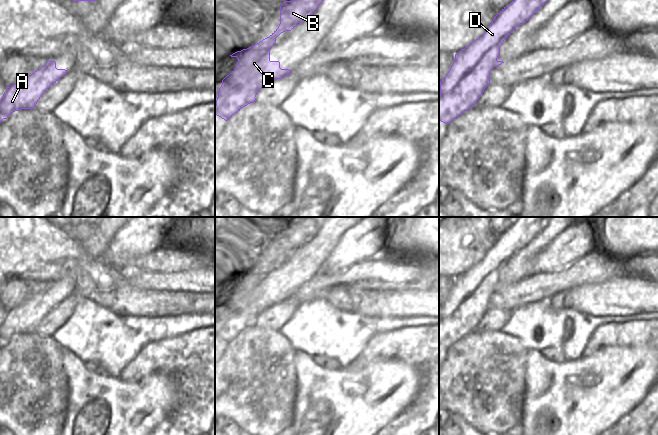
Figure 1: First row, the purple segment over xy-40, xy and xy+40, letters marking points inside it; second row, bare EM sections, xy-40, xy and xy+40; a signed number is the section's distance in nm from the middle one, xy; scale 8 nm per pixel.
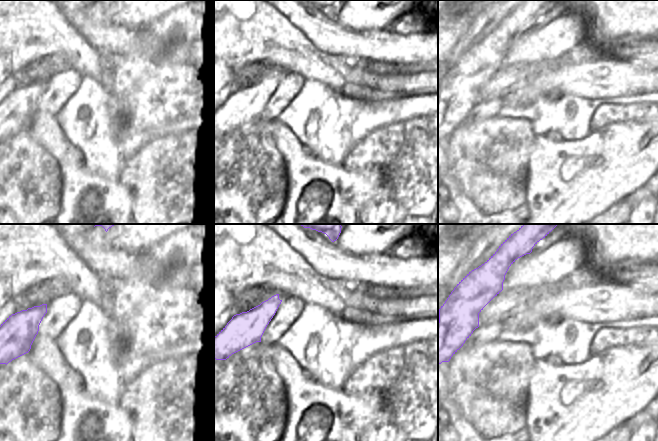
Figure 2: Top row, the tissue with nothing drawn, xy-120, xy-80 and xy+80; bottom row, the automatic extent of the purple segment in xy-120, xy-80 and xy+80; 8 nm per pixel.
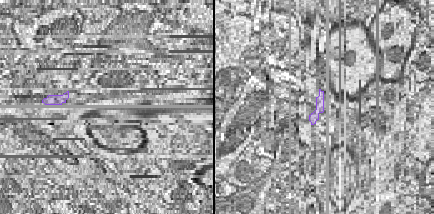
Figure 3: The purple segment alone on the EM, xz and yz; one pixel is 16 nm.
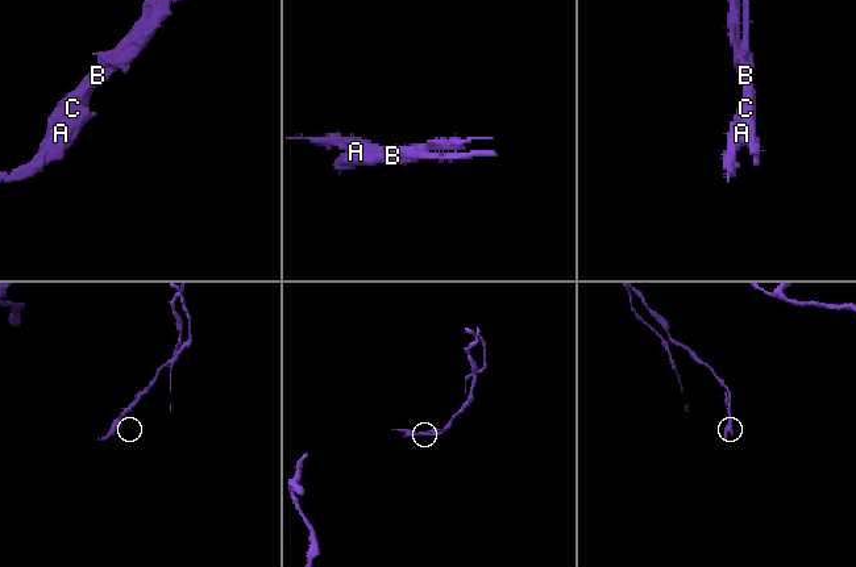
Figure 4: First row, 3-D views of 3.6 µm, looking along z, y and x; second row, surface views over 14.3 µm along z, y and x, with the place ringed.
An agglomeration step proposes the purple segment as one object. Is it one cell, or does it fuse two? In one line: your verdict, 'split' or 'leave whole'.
split

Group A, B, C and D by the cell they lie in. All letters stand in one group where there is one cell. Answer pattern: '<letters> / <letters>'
A / B C D

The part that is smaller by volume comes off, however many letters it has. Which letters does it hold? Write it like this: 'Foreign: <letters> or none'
Foreign: A

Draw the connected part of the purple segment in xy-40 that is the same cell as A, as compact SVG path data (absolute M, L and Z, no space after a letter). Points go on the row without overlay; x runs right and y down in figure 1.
M48 284L41 291L37 303L11 309L0 324L0 346L15 335L35 332L42 318L67 296L65 293L57 293L55 285Z

